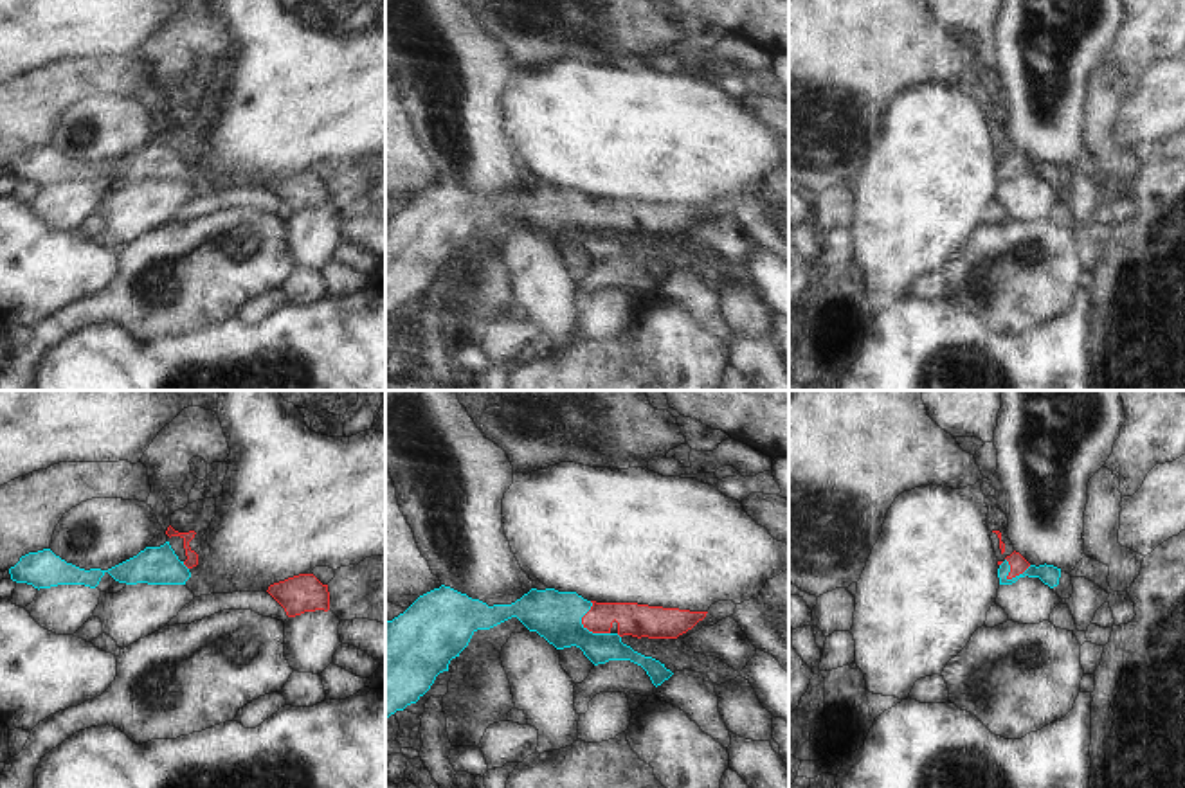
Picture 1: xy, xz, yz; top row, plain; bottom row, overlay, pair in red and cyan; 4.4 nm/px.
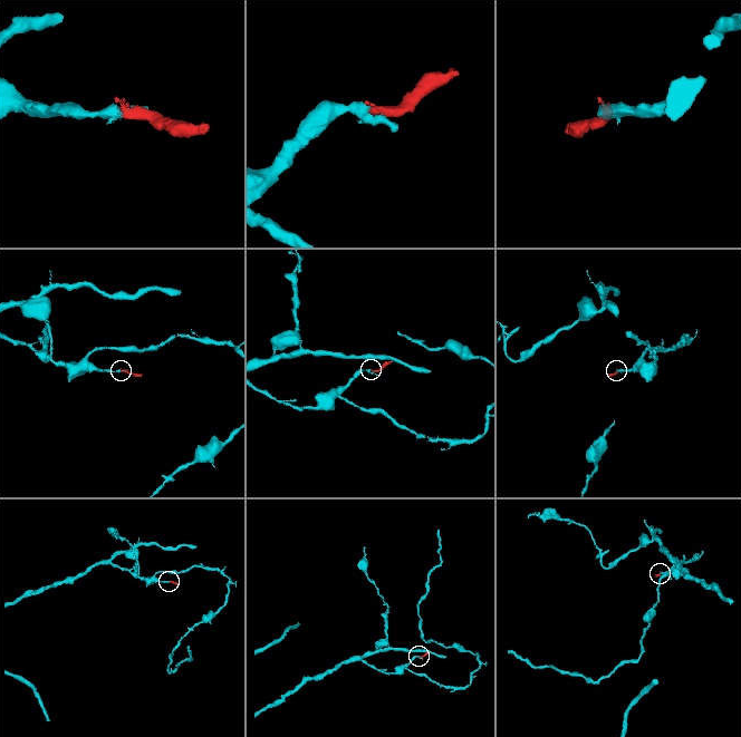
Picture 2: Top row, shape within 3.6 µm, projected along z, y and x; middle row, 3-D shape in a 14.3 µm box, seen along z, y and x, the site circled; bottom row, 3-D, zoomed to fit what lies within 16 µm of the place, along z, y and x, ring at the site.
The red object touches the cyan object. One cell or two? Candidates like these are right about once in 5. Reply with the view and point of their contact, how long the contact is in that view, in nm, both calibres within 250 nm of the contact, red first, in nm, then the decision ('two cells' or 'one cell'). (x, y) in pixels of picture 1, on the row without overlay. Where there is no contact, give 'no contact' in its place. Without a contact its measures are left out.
contact xz (586, 223); length 180 nm; calibres 150 and 220 nm; one cell

